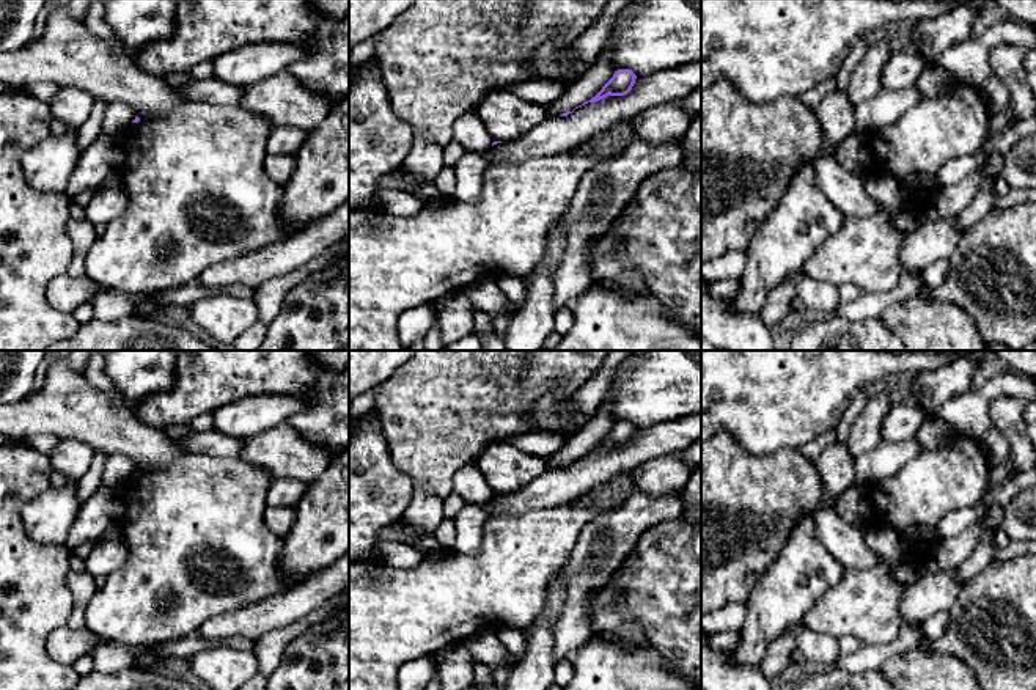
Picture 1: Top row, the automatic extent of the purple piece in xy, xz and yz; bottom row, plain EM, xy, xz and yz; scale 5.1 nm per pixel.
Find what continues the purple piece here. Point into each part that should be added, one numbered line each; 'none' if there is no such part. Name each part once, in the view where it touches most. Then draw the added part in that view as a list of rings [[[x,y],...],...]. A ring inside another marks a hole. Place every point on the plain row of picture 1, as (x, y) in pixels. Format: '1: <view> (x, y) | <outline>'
none

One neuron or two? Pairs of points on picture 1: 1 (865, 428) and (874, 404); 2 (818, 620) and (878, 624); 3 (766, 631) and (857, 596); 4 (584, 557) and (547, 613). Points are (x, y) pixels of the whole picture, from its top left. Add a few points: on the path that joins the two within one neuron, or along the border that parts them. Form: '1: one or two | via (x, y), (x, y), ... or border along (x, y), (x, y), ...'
1: one | via (870, 422), (874, 411)
2: one | via (832, 620), (863, 620)
3: two | border along (827, 588), (805, 613), (800, 624)
4: two | border along (563, 569), (565, 607), (555, 621)

